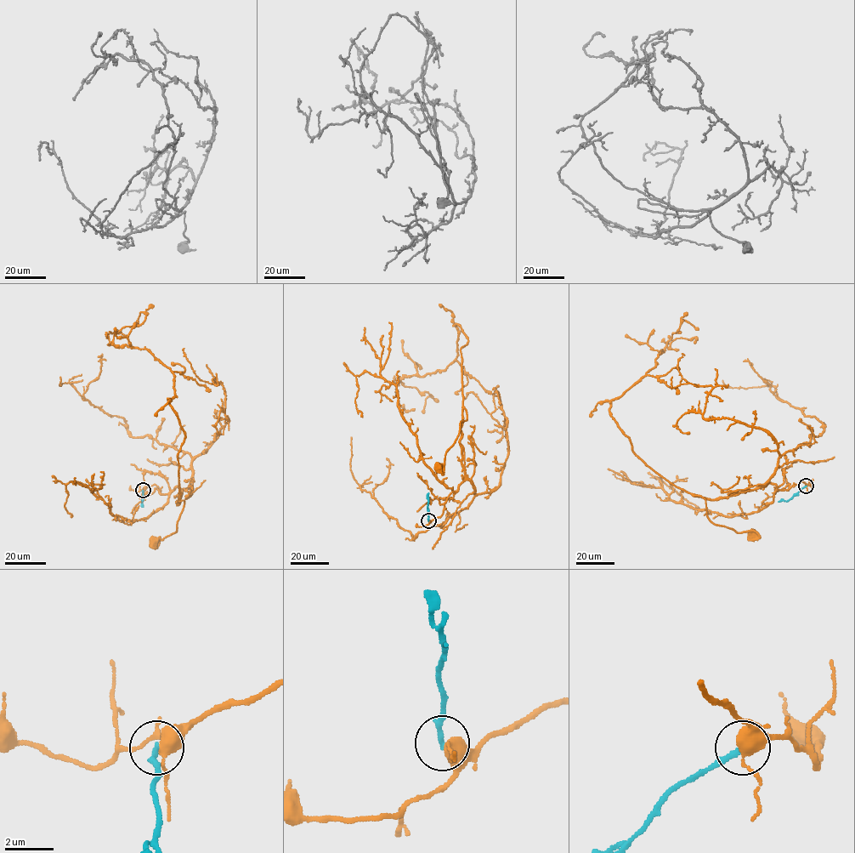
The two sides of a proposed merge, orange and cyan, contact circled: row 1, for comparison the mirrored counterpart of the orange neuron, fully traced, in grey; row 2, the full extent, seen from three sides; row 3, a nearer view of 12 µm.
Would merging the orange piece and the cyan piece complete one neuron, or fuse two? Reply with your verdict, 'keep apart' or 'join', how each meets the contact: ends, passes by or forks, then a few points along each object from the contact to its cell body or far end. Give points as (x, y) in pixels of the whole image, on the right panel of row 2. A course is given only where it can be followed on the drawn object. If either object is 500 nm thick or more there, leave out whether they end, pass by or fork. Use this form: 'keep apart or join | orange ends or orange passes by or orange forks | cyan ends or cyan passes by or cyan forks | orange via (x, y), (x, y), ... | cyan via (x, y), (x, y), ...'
keep apart | orange passes by | cyan ends | orange via (806, 486), (802, 480), (778, 490), (768, 482), (714, 499), (693, 496), (704, 499), (714, 524), (753, 534) | cyan via (806, 486), (787, 501), (778, 501)

